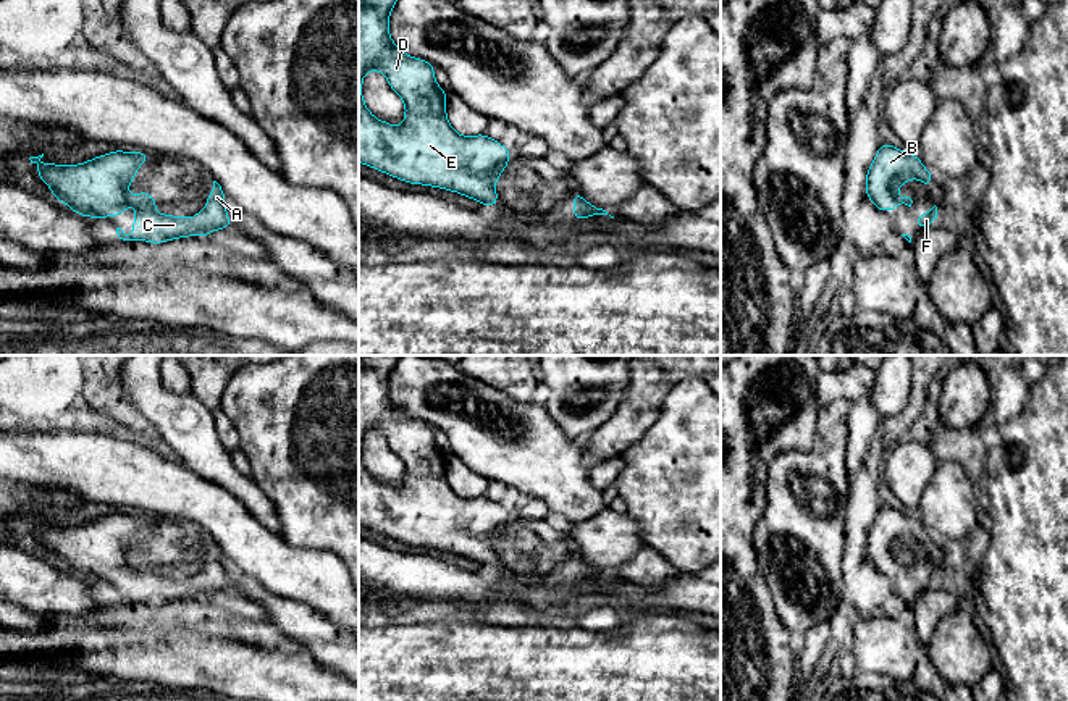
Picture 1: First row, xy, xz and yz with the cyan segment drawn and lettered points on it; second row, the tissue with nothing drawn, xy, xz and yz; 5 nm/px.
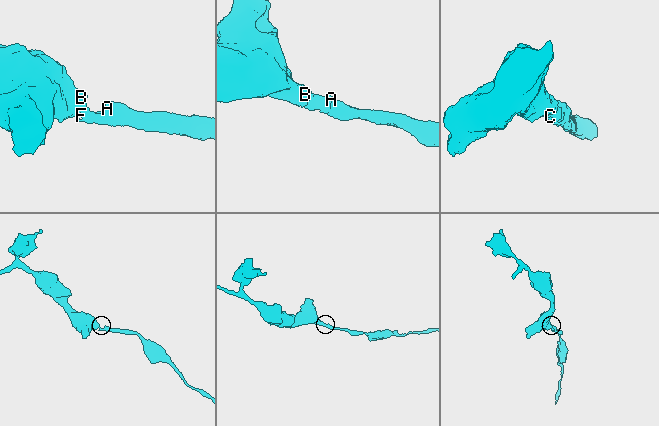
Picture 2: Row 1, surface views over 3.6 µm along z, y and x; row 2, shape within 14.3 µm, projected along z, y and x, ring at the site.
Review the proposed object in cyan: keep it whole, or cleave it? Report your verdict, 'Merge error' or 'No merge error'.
No merge error

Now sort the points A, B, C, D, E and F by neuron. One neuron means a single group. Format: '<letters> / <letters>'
A B C D E F

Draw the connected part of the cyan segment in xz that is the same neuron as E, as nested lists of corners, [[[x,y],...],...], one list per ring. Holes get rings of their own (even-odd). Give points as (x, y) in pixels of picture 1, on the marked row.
[[[359,0],[359,162],[410,184],[433,186],[470,197],[481,205],[496,207],[494,183],[509,163],[511,150],[486,134],[460,136],[446,116],[446,90],[435,81],[433,65],[406,55],[389,37],[389,15],[397,0]],[[367,71],[380,71],[406,105],[404,123],[393,126],[375,118],[362,97]]]

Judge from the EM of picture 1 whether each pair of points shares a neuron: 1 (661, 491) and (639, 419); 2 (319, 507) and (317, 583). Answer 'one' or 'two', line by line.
1: two
2: two

